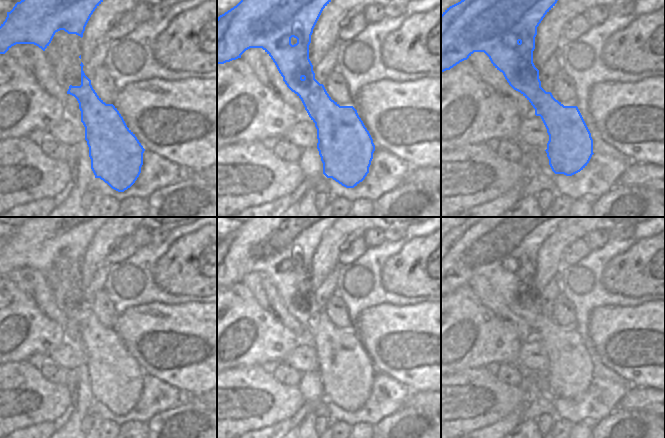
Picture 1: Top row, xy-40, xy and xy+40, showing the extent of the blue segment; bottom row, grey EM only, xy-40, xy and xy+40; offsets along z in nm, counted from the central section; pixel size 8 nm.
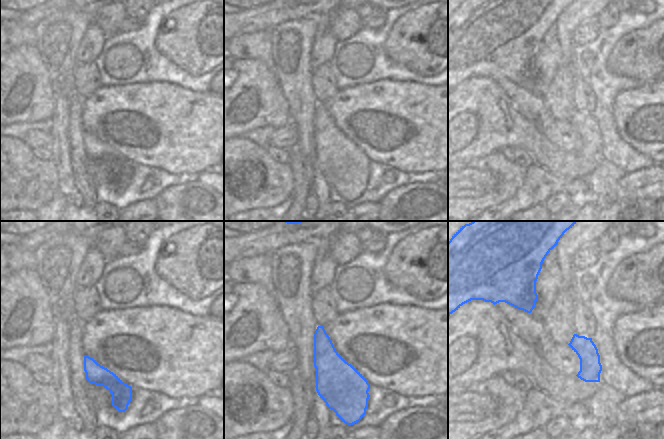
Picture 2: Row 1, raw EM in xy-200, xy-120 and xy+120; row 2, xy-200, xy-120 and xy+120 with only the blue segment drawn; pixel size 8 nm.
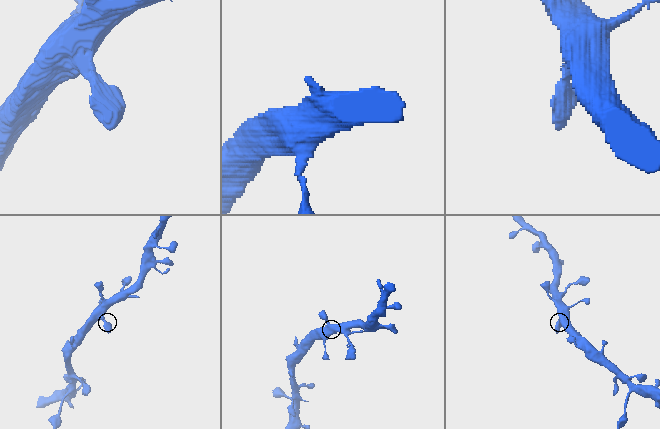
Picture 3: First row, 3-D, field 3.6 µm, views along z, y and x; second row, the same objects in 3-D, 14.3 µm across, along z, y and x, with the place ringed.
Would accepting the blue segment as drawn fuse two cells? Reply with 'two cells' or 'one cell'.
one cell

